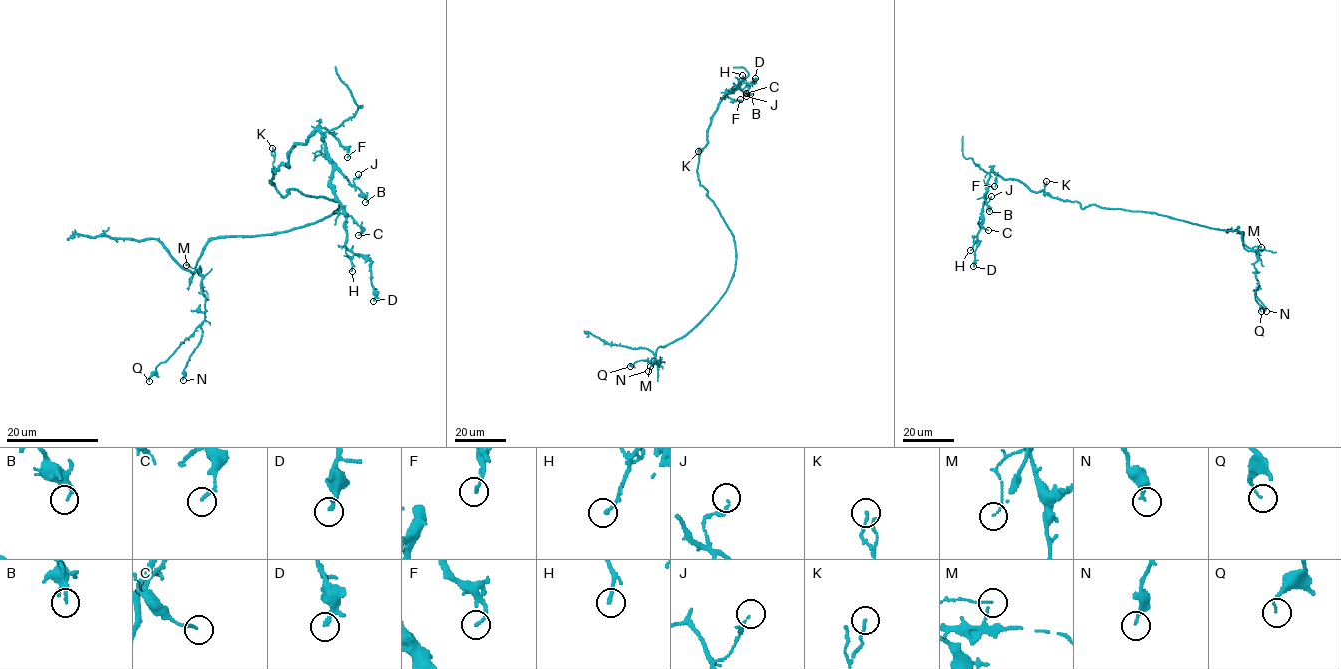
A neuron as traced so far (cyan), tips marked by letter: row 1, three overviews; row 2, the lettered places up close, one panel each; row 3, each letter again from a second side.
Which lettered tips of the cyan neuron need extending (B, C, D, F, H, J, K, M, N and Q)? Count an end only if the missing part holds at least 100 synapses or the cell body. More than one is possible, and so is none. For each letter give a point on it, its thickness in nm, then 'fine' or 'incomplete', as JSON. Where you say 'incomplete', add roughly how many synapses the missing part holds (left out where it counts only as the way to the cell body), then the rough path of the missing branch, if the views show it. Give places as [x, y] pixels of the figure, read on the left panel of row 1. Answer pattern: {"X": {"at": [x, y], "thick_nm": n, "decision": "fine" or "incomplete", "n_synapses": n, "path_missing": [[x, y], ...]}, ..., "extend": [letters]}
{"B": {"at": [365, 202], "thick_nm": 90, "decision": "fine"}, "C": {"at": [358, 235], "thick_nm": 160, "decision": "fine"}, "D": {"at": [373, 301], "thick_nm": 180, "decision": "fine"}, "F": {"at": [347, 157], "thick_nm": 150, "decision": "fine"}, "H": {"at": [352, 271], "thick_nm": 160, "decision": "fine"}, "J": {"at": [358, 174], "thick_nm": 120, "decision": "fine"}, "K": {"at": [272, 148], "thick_nm": 130, "decision": "fine"}, "M": {"at": [186, 265], "thick_nm": 90, "decision": "fine"}, "N": {"at": [183, 380], "thick_nm": 220, "decision": "fine"}, "Q": {"at": [149, 381], "thick_nm": 100, "decision": "fine"}, "extend": []}

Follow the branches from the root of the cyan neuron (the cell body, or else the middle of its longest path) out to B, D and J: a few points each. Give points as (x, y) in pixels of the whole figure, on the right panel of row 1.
B: (1119, 209), (1082, 208), (991, 172), (983, 197), (989, 211)
D: (1119, 209), (1093, 204), (1082, 208), (1076, 201), (1032, 191), (1016, 180), (1003, 179), (991, 172), (973, 266)
J: (1119, 209), (1093, 204), (1082, 208), (1076, 201), (1032, 191), (992, 172), (983, 197), (987, 202), (991, 196)

